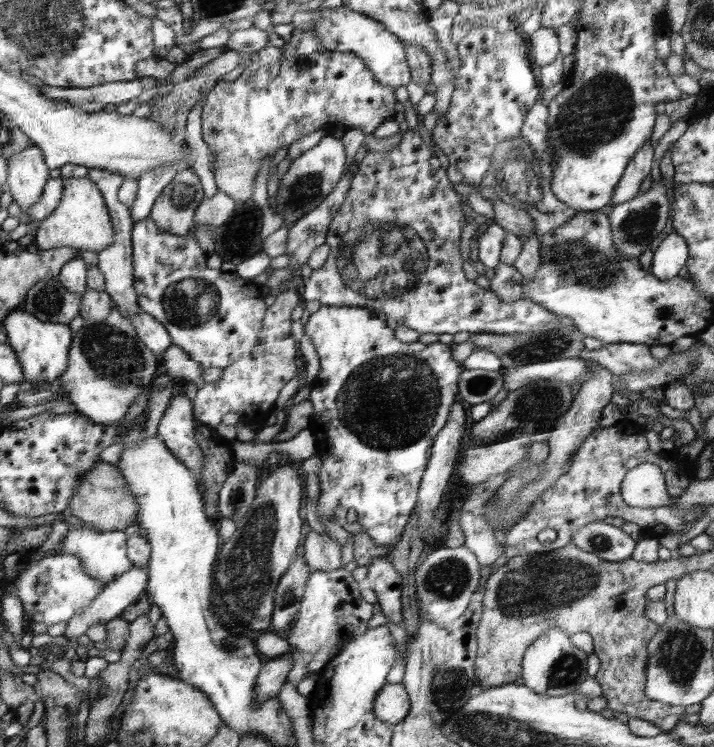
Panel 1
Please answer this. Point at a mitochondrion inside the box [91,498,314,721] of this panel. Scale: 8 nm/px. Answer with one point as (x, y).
(224, 645)

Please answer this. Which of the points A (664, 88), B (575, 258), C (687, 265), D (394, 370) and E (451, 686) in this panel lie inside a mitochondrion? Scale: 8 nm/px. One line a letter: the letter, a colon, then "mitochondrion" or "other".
A: other
B: mitochondrion
C: other
D: mitochondrion
E: mitochondrion

